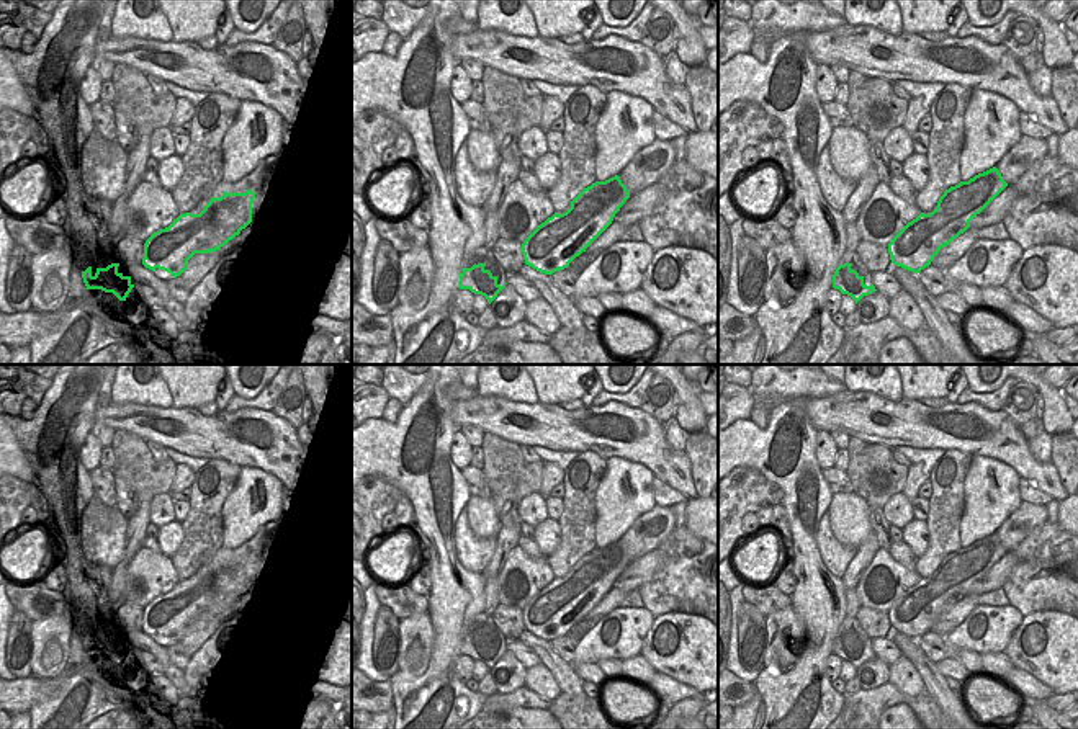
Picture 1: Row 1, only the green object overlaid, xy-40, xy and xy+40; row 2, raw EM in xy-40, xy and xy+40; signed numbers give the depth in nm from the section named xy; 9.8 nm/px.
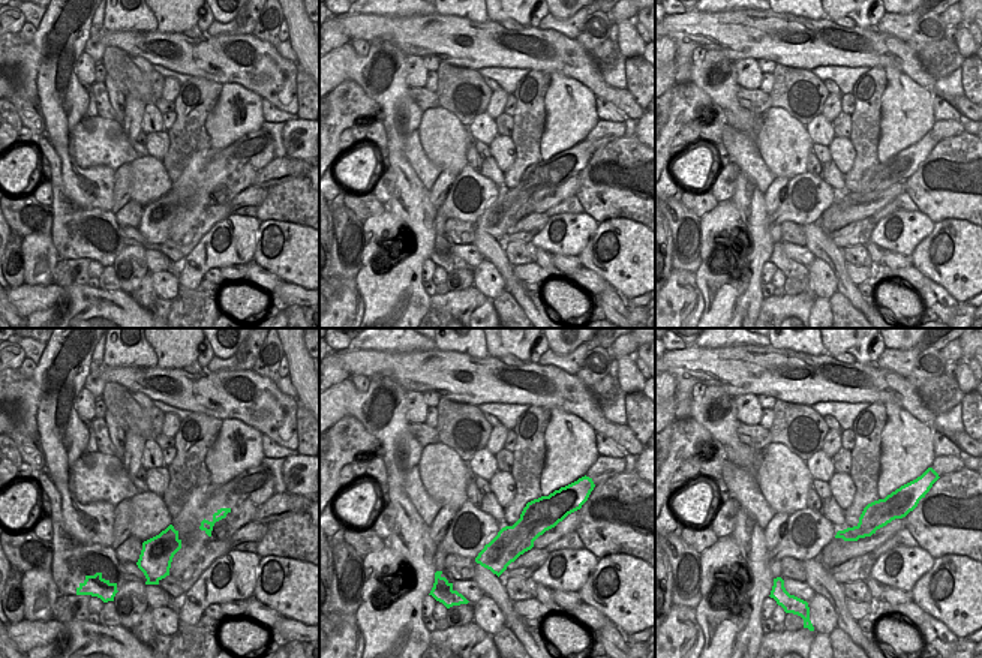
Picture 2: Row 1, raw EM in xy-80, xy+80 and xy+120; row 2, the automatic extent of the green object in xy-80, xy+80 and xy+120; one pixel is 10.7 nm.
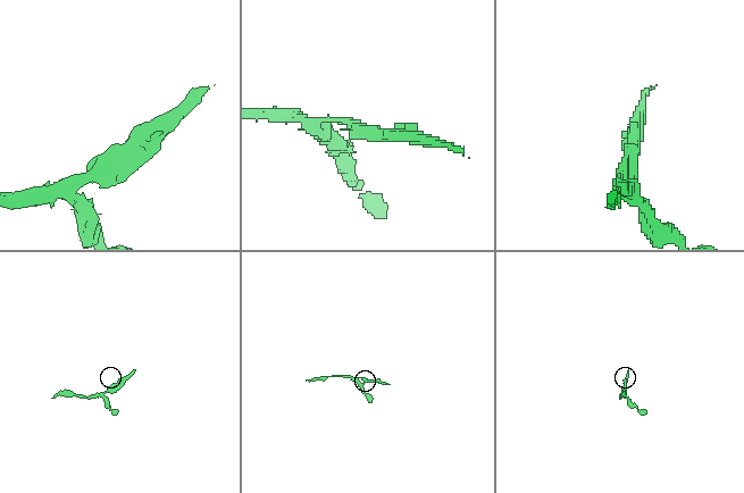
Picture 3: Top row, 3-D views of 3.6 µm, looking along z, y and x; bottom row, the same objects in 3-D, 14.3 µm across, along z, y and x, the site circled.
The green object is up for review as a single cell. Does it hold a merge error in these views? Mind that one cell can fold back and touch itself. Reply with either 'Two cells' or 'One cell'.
Two cells.

